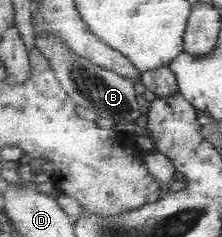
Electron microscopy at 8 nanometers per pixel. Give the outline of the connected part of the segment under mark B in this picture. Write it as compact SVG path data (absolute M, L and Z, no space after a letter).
M40 35L36 37L36 47L42 51L54 68L54 73L61 80L66 94L77 106L92 108L100 118L110 118L114 123L127 120L133 123L140 110L138 94L134 90L134 81L126 79L110 70L97 66L96 63L76 54L58 35Z

